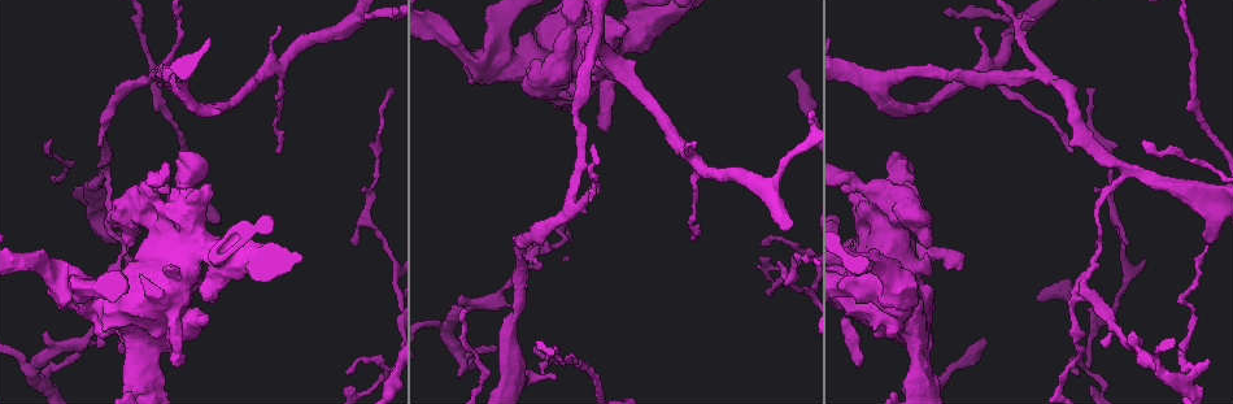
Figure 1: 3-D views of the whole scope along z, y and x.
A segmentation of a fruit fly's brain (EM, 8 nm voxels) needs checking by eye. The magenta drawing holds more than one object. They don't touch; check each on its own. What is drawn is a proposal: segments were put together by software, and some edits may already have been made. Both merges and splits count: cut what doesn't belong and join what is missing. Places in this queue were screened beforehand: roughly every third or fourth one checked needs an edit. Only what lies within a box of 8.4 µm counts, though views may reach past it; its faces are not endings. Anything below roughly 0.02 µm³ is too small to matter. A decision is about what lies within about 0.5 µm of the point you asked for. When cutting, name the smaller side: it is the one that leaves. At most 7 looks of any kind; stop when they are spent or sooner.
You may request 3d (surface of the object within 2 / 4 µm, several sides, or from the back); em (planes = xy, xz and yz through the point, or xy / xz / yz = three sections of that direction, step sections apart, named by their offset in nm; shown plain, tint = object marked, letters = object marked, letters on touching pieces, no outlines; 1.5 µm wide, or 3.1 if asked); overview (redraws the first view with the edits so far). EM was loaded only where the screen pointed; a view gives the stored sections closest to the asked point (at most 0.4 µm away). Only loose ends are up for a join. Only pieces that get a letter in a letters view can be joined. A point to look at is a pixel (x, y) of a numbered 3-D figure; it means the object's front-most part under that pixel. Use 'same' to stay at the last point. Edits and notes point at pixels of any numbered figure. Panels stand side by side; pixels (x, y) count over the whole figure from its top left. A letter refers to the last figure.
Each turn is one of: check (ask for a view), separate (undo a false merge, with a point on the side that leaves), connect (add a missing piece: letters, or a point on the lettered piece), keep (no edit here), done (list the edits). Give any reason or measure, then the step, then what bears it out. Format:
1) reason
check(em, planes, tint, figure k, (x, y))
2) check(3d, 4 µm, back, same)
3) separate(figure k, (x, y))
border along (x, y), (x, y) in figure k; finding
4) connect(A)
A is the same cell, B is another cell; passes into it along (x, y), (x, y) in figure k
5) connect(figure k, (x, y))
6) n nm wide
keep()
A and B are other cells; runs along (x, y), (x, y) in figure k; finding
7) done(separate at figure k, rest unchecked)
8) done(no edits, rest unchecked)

free end
check(3d, 2 µm, figure 1, (600, 126))

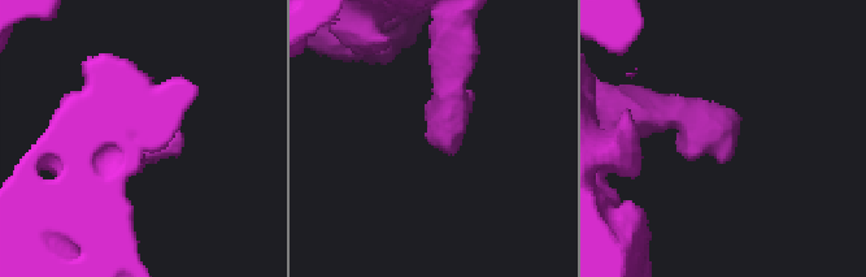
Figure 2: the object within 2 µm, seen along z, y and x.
check(em, planes, letters, figure 2, (433, 141))

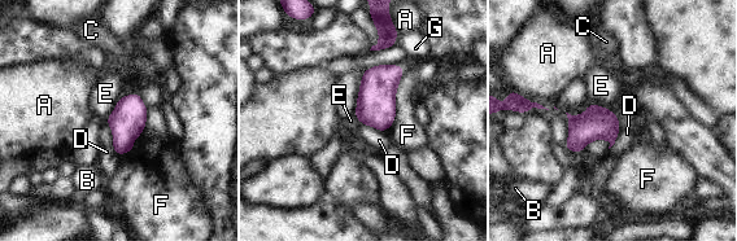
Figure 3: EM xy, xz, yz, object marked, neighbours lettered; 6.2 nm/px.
keep()
A, B, C, D, E, F and G are other cells; border along (361, 123), (384, 132) in figure 3; no lettered piece goes on from it

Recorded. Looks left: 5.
arms part here
check(3d, 2 µm, figure 1, (106, 169))

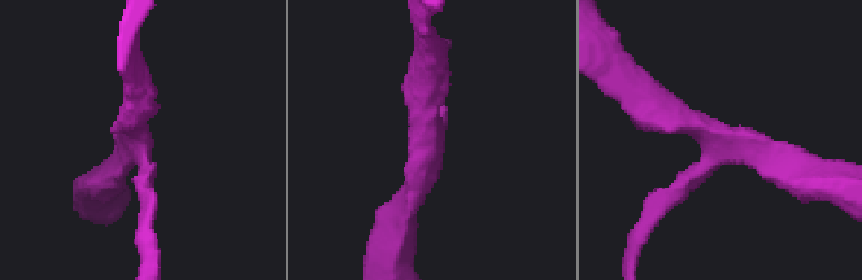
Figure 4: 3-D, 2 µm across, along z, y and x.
3 arms; shape alone is not enough
check(em, planes, plain, figure 4, (717, 142))

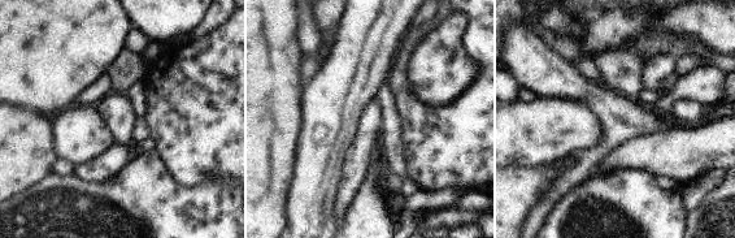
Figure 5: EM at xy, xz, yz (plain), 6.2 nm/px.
check(em, planes, letters, same)

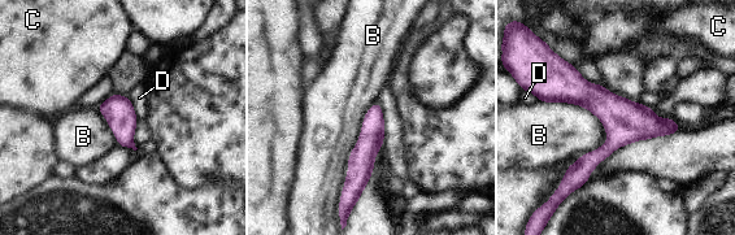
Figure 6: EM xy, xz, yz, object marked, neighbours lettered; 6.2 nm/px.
B touches over 480 nm
keep()
B, C and D are other cells; border along (540, 100), (587, 108), (607, 142) in figure 6; continuous, no second neuron

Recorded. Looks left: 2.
branch stops here
check(em, planes, plain, figure 1, (1074, 152))

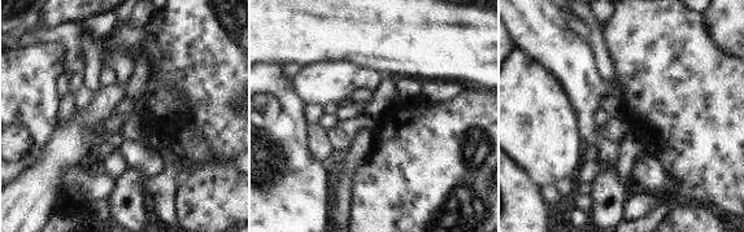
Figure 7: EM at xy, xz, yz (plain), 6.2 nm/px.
check(em, planes, letters, same)

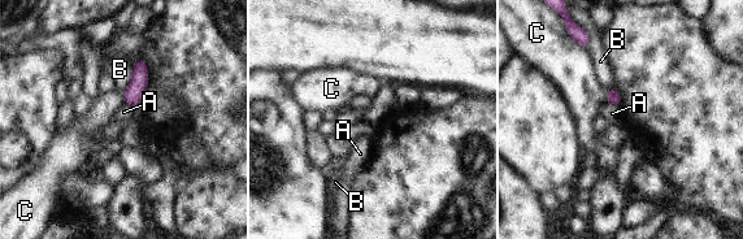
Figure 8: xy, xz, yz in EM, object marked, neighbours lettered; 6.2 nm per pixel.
90 nm wide
keep()
A, B and C are other cells; border along (578, 25), (589, 38), (587, 50) in figure 8; none of them fits

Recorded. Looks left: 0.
done(no edits, rest unchecked)

